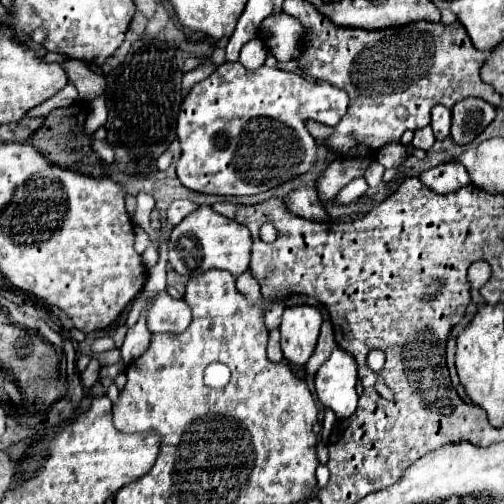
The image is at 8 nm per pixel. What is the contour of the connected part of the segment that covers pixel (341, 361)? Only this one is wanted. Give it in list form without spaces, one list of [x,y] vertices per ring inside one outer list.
[[[339,347],[331,353],[329,361],[315,375],[317,397],[325,407],[331,407],[337,419],[351,417],[357,409],[357,363],[353,355]]]

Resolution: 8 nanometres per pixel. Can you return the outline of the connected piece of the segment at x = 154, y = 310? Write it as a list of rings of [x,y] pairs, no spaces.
[[[167,291],[153,297],[147,311],[147,327],[151,333],[183,333],[191,323],[191,309],[185,299],[173,299]]]

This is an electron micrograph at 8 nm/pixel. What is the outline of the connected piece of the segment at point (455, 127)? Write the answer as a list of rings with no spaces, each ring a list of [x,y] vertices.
[[[463,99],[453,107],[451,141],[455,145],[471,143],[495,119],[495,107],[483,99]]]

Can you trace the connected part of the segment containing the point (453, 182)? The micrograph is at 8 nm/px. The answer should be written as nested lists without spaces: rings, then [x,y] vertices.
[[[443,163],[437,165],[429,171],[425,171],[419,177],[427,187],[431,187],[437,193],[447,193],[447,191],[457,191],[459,187],[471,183],[469,173],[461,163]]]

